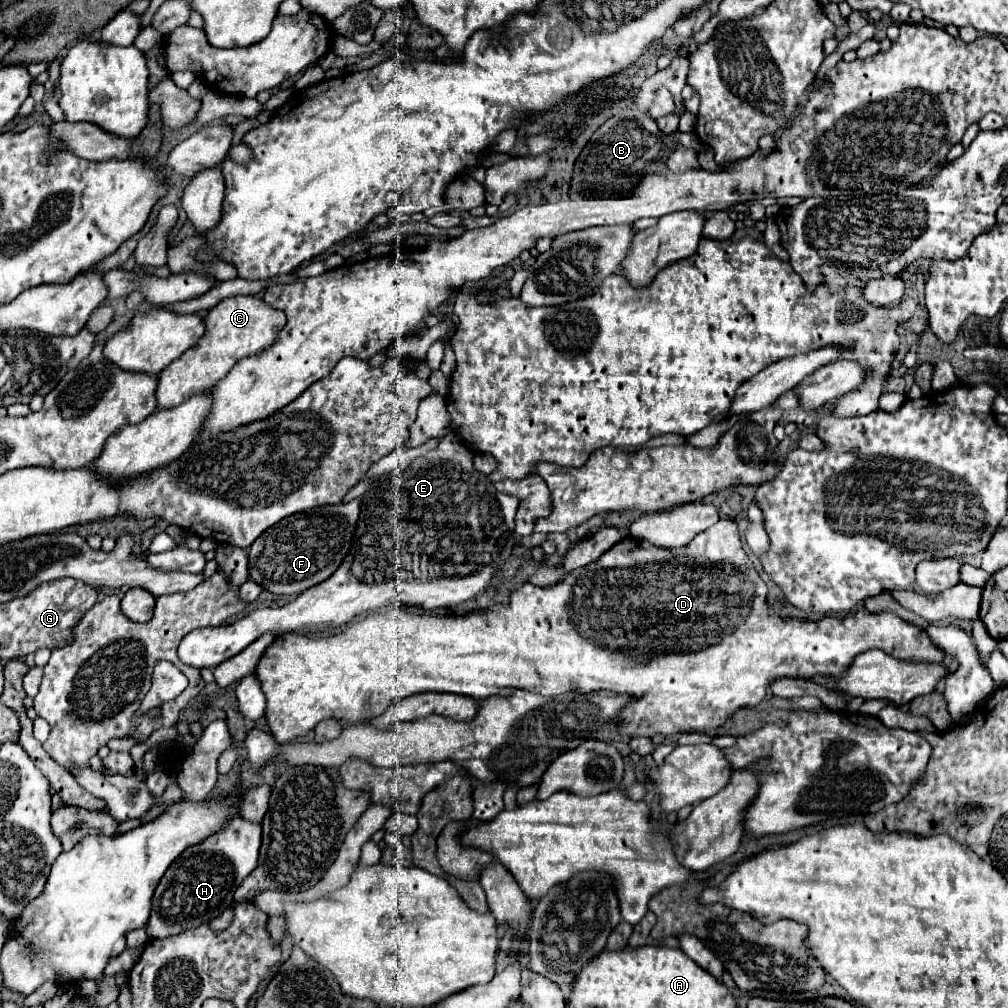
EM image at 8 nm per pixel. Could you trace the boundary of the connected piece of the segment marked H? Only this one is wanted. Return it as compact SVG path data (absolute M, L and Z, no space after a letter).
M236 816L214 836L186 848L170 864L154 892L152 914L144 926L146 934L150 938L168 938L198 928L200 924L208 924L210 920L220 916L230 906L234 890L258 866L261 838L260 824Z

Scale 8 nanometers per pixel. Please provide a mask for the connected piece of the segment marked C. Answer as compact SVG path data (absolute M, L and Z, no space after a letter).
M230 296L218 302L204 318L204 324L208 332L198 340L196 346L186 350L174 364L170 364L160 374L156 398L160 408L172 408L182 404L190 394L204 392L216 386L218 380L222 380L238 360L260 352L268 348L278 332L282 330L286 322L286 316L282 310L276 310L268 306L258 296Z

